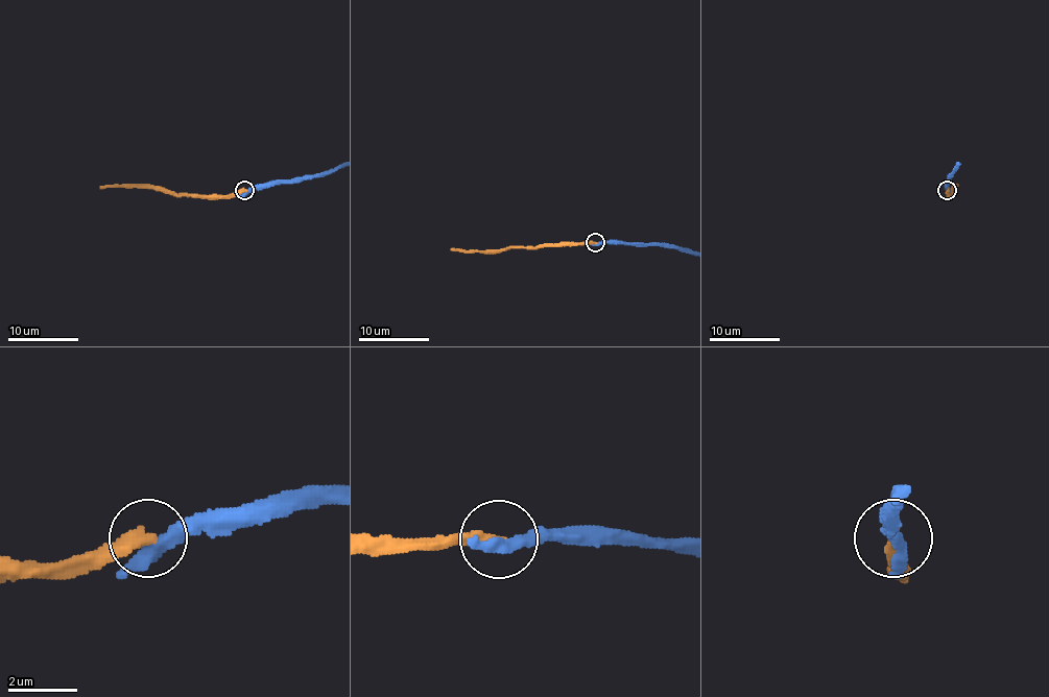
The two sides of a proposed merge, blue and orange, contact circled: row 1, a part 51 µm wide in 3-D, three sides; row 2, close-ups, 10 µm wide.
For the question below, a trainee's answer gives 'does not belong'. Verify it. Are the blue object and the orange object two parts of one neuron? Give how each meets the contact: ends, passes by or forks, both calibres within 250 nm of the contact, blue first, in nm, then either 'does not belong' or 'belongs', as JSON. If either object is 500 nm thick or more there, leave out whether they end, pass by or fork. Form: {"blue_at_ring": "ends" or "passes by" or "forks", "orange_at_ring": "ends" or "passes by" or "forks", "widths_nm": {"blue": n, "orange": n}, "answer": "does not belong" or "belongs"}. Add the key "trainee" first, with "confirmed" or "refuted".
{"trainee": "confirmed", "blue_at_ring": "passes by", "orange_at_ring": "ends", "widths_nm": {"blue": 360, "orange": 360}, "answer": "does not belong"}

